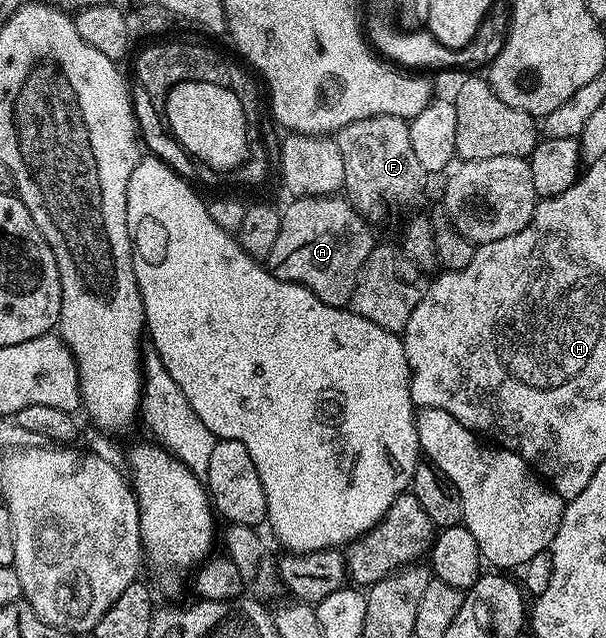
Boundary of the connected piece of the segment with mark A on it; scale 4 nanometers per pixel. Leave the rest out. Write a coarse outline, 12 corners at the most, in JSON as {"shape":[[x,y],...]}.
{"shape":[[342,195],[281,212],[265,264],[346,308],[372,225]]}

